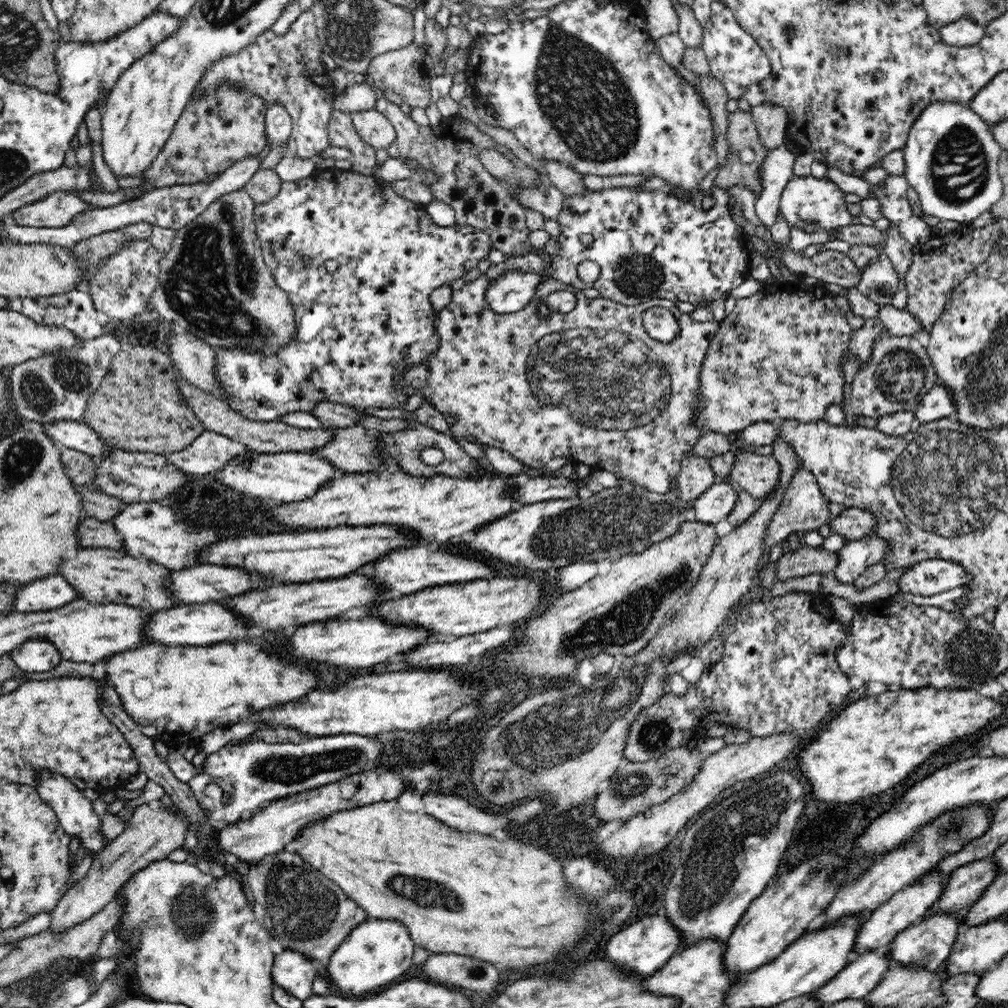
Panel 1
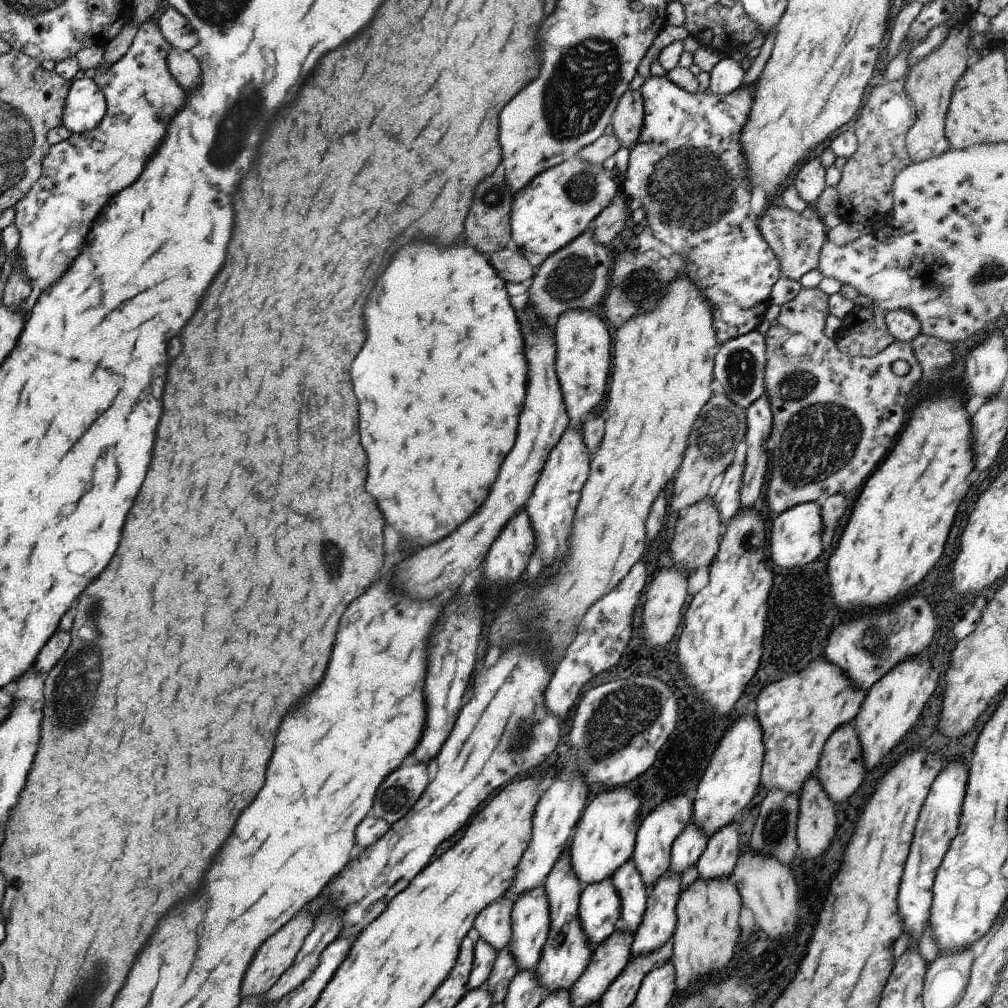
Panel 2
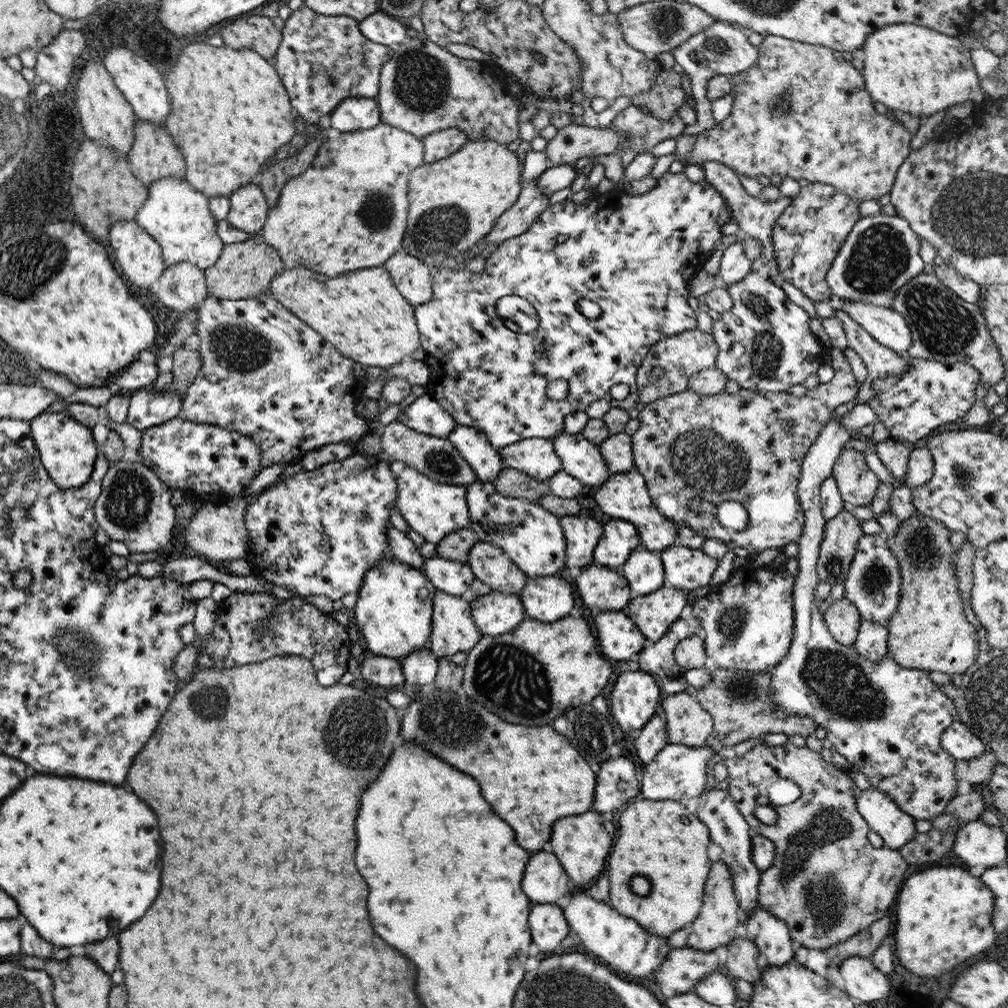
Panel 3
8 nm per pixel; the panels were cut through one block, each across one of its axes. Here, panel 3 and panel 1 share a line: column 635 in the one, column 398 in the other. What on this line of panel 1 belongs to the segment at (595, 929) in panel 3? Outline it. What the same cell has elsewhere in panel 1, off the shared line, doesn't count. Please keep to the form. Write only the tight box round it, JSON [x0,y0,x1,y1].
[325,918,414,997]

